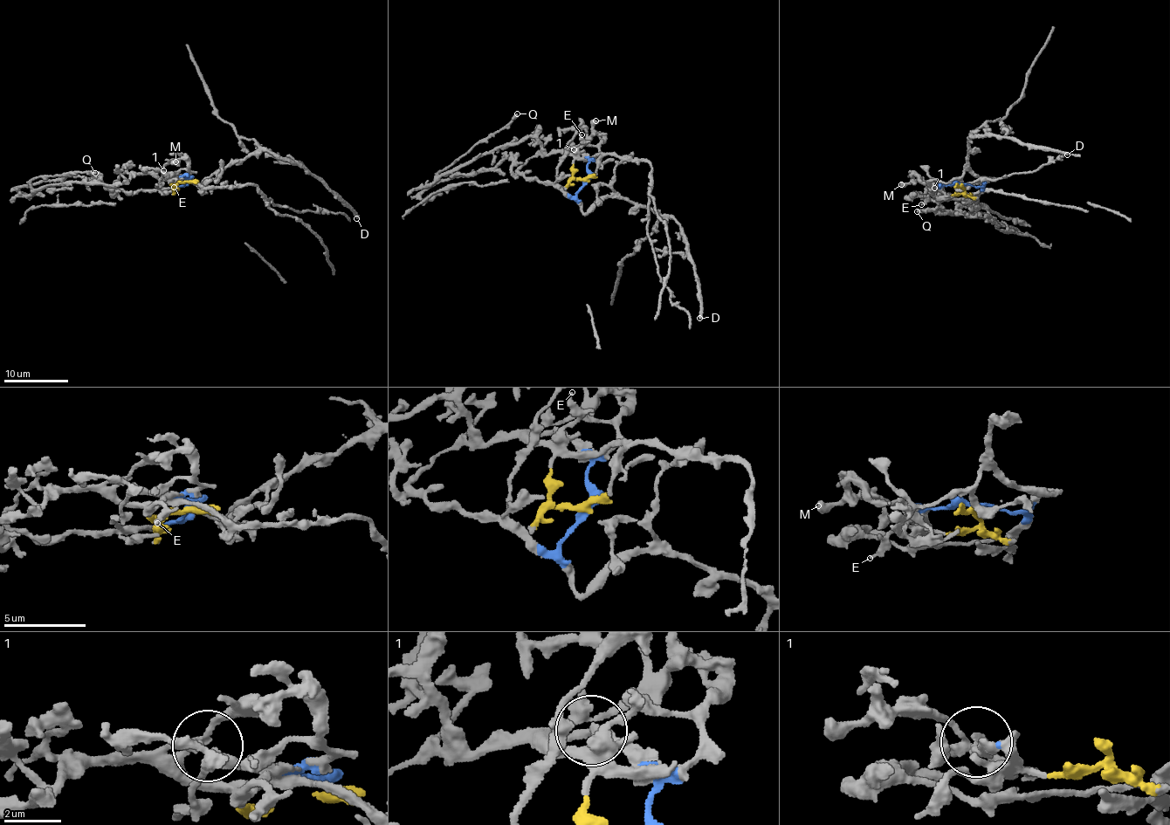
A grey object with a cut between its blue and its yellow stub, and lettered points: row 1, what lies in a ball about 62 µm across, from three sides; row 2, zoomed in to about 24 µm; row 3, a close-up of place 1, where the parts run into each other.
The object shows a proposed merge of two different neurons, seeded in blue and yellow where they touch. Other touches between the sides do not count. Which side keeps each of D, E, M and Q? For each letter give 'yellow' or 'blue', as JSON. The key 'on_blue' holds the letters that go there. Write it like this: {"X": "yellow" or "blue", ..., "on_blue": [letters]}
{"D": "blue", "E": "yellow", "M": "yellow", "Q": "yellow", "on_blue": ["D"]}

